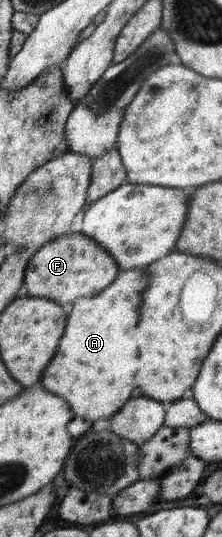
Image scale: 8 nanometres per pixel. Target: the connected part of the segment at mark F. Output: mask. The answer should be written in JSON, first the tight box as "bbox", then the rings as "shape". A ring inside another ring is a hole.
{"bbox":[24,229,119,305],"shape":[[[76,229],[71,234],[62,235],[49,242],[31,255],[26,268],[24,285],[28,295],[55,299],[59,305],[73,303],[77,297],[95,297],[107,289],[119,275],[117,261],[94,239]]]}

